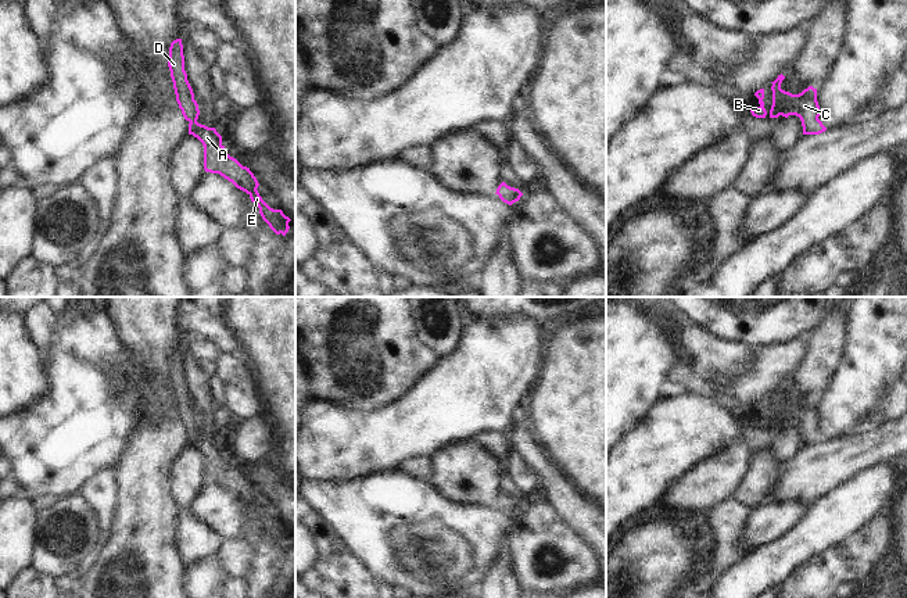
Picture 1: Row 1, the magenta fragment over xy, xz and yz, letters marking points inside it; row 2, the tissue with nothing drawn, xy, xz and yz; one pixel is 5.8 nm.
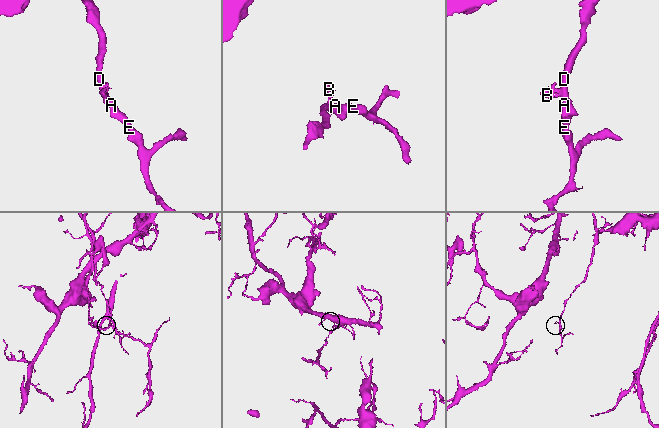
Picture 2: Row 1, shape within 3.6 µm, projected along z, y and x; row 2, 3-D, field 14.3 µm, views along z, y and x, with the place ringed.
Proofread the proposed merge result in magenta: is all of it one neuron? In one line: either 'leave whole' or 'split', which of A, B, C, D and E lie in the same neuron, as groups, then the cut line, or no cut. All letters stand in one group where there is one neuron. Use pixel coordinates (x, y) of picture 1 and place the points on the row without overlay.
leave whole | A B C D E | no cut

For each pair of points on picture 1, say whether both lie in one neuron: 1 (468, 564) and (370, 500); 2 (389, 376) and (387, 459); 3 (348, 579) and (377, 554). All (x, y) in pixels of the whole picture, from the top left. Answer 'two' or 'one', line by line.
1: one
2: two
3: two

